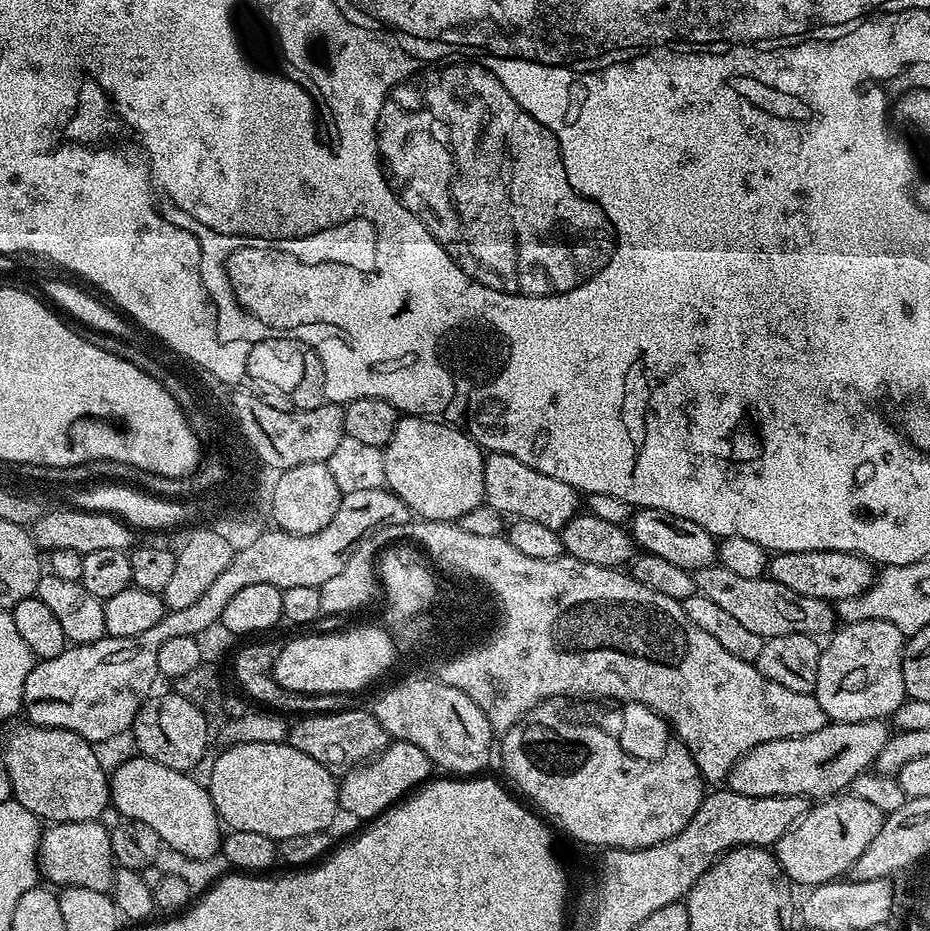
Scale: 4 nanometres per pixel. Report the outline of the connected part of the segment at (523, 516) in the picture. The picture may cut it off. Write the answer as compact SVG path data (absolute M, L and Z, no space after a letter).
M488 452L484 457L484 498L505 518L538 522L557 530L564 528L582 508L581 493L566 486L566 482L558 482L558 478L550 478L550 474L542 474L501 452Z

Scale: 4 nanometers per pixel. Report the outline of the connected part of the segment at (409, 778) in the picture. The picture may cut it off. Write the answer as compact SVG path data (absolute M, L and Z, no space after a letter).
M392 740L371 762L343 773L338 784L340 807L363 822L371 822L380 813L403 801L413 790L419 789L429 779L427 776L431 772L434 772L433 762L422 749L405 740Z

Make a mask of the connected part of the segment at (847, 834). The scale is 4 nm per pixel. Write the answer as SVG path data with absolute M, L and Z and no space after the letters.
M833 794L813 803L809 807L808 813L791 830L782 834L782 838L774 846L776 861L793 885L815 886L839 881L851 869L852 864L862 854L862 850L866 850L866 846L870 846L870 842L874 842L874 834L878 834L878 830L884 824L884 818L885 813L880 812L878 806L874 806L862 798L851 794Z

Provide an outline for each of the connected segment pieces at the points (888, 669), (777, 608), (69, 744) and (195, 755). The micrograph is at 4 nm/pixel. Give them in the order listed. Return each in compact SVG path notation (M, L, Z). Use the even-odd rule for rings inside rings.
M867 620L837 627L828 642L820 654L814 695L829 721L849 724L891 718L906 699L902 678L904 633L890 622Z
M713 566L699 568L694 574L694 579L699 595L710 598L710 602L722 606L722 610L726 610L737 622L742 622L742 626L765 638L782 634L806 634L824 638L838 624L836 609L829 601L810 598L806 594L797 594L795 590L790 590L771 578L764 576L742 578L730 570Z
M23 722L8 732L4 740L2 766L10 774L14 799L41 822L69 824L70 822L99 821L102 810L110 805L110 776L96 757L97 749L78 734L61 728L47 728L39 722Z
M168 690L161 696L149 695L138 710L130 729L130 736L136 739L139 755L148 756L170 770L191 773L204 760L208 752L209 717L194 702L182 698L175 690Z

